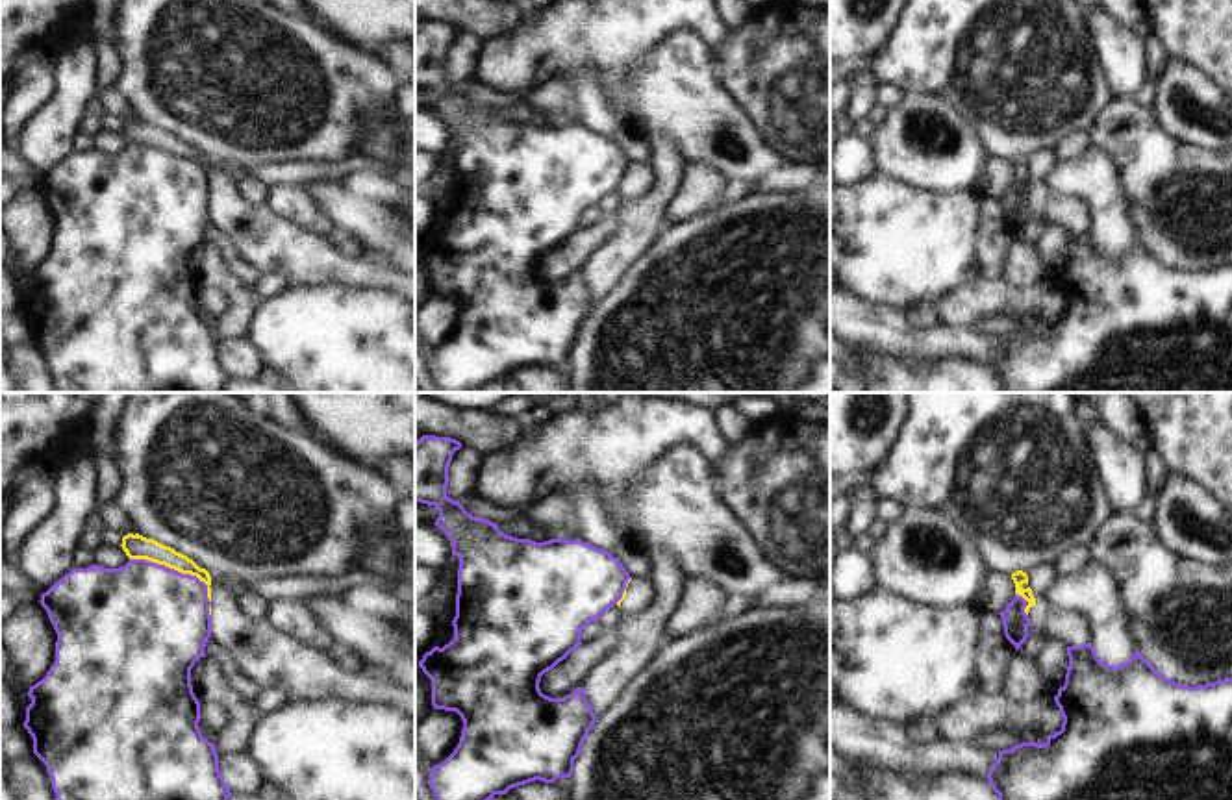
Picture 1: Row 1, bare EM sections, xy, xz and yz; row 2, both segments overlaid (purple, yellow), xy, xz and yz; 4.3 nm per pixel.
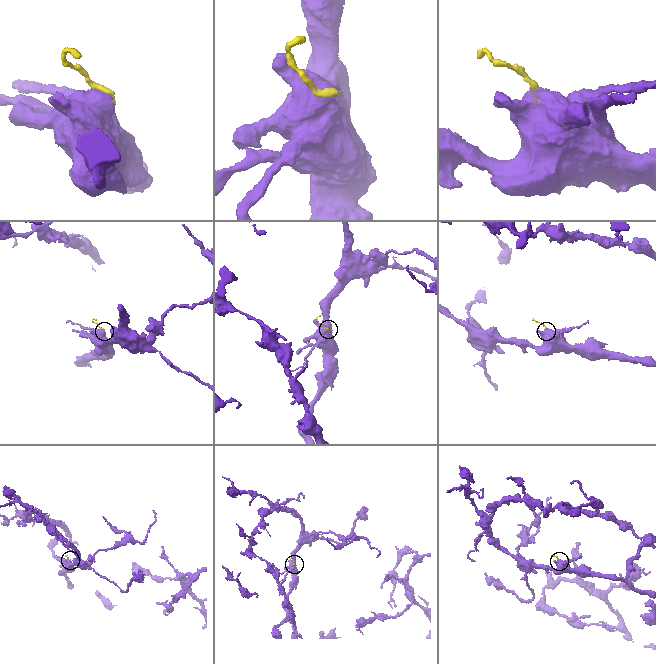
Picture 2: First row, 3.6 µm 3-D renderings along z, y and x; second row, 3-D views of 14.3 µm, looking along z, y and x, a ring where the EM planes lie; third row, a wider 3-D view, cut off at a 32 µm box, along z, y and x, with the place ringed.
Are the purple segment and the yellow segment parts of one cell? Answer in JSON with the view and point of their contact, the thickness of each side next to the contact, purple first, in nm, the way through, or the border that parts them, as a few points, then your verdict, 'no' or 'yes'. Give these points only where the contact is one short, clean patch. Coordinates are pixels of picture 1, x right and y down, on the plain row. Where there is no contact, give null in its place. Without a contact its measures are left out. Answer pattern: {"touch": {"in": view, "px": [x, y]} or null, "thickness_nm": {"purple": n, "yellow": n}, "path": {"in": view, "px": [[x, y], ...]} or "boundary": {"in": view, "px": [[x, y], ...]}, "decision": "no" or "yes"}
{"touch": {"in": "xy", "px": [176, 156]}, "thickness_nm": {"purple": 500, "yellow": 110}, "boundary": {"in": "xy", "px": [[130, 143], [145, 143], [195, 160], [206, 171], [210, 186]]}, "decision": "no"}

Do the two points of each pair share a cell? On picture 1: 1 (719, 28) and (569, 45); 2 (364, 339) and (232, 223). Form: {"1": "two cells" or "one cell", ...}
{"1": "one cell", "2": "two cells"}

